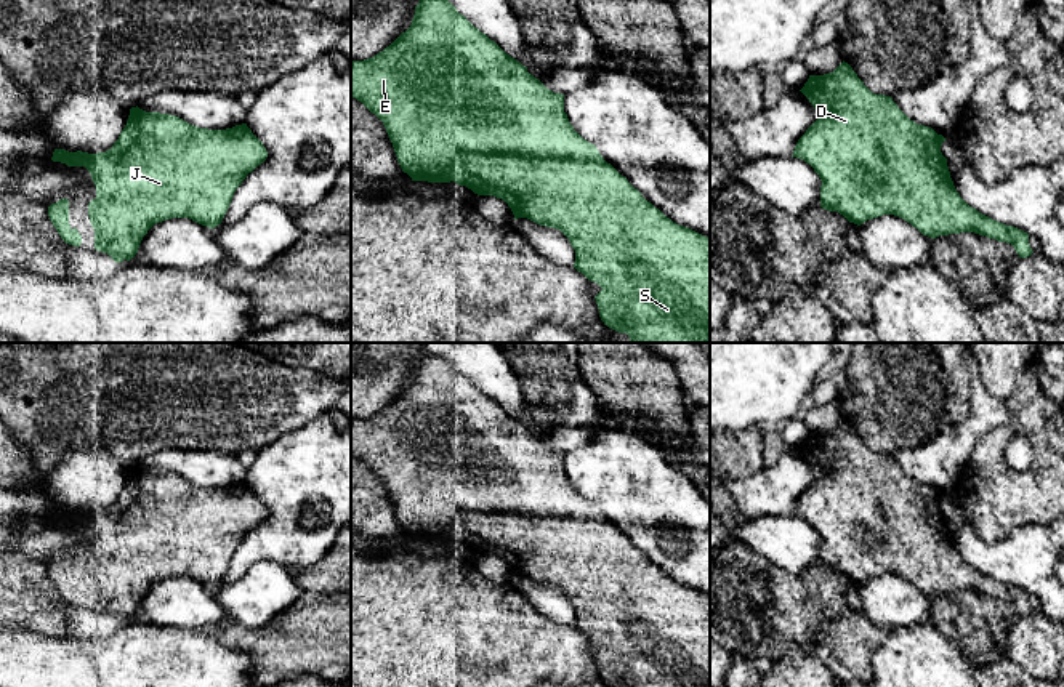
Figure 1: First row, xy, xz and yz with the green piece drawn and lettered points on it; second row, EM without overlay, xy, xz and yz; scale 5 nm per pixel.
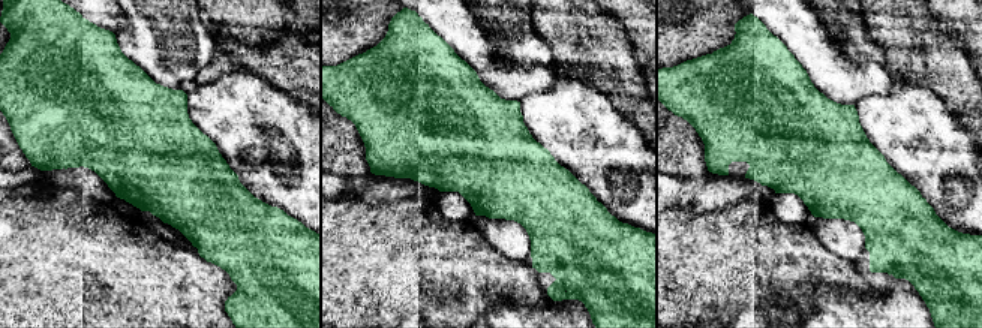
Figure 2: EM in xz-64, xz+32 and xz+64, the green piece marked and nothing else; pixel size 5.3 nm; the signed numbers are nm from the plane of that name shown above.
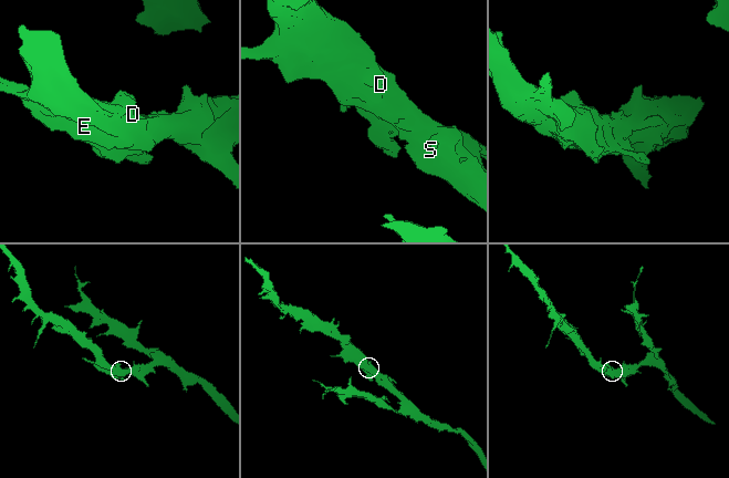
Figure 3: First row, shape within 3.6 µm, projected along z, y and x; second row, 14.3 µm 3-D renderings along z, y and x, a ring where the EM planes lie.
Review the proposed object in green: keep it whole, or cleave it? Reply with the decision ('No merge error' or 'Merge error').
No merge error

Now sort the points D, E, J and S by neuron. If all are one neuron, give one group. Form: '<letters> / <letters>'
D E J S

